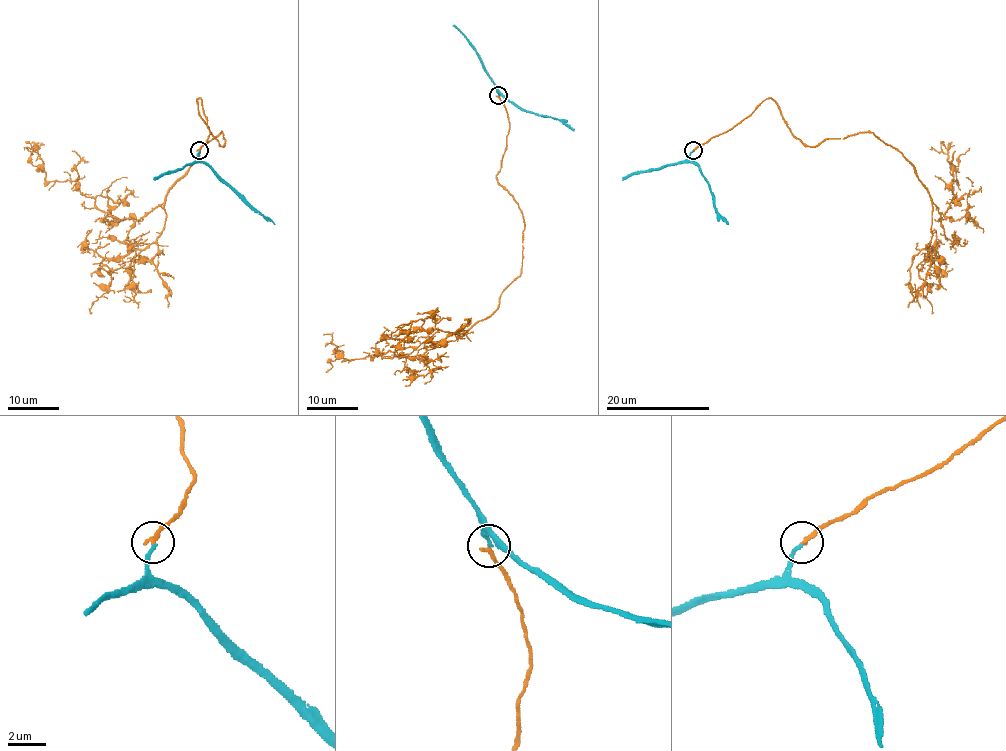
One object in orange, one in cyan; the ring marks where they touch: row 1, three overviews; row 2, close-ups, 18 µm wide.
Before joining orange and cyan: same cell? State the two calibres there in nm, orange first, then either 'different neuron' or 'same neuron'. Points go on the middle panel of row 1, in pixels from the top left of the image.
calibres 200 and 170 nm; same neuron

